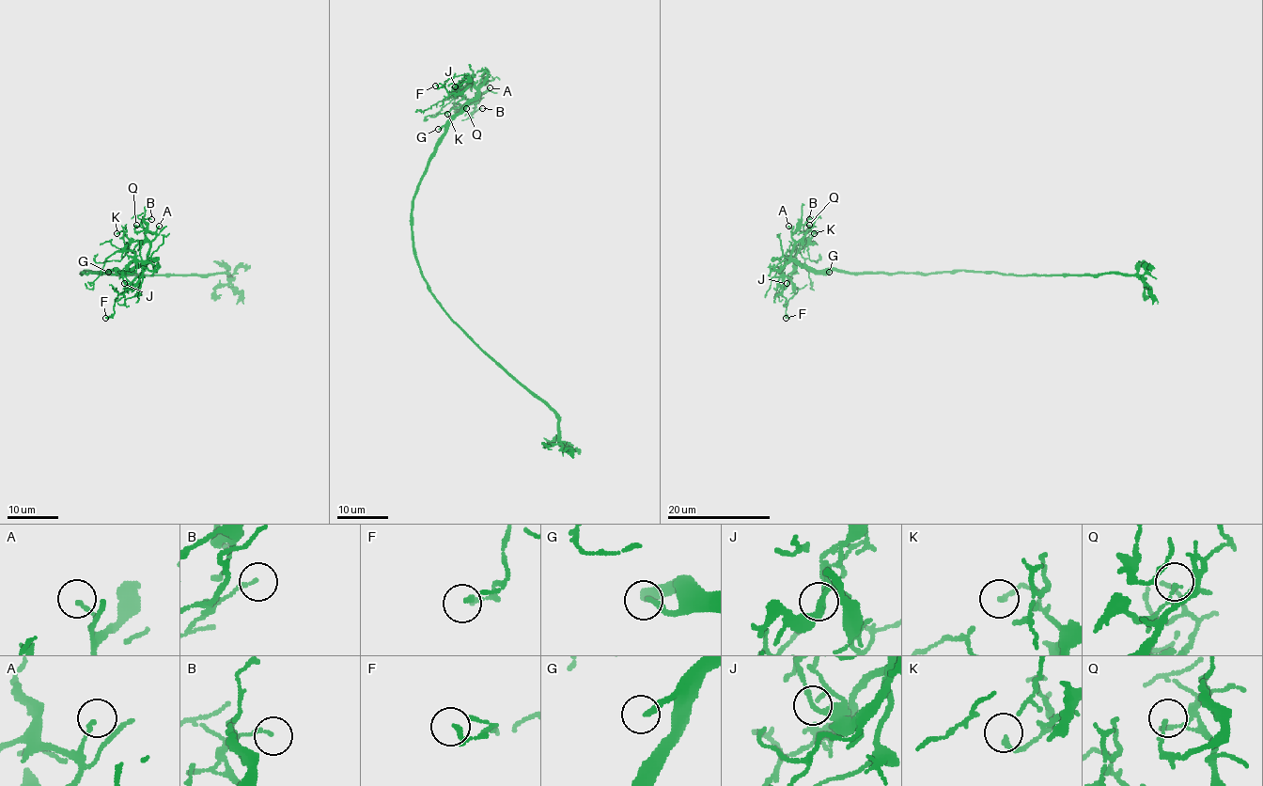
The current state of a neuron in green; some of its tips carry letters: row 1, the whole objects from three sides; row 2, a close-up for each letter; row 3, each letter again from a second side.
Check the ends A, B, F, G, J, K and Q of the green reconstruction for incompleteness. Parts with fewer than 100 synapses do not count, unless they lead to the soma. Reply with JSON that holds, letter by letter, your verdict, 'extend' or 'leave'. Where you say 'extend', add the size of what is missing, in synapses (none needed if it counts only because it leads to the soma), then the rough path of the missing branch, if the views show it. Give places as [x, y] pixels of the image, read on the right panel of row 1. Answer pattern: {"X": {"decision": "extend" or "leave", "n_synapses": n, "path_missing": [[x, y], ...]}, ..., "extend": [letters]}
{"A": {"decision": "leave"}, "B": {"decision": "leave"}, "F": {"decision": "leave"}, "G": {"decision": "extend", "path_missing": [[829, 272], [853, 290], [957, 296], [1021, 309], [1070, 306], [1098, 316], [1191, 309], [1208, 321], [1245, 324]]}, "J": {"decision": "leave"}, "K": {"decision": "leave"}, "Q": {"decision": "leave"}, "extend": ["G"]}

